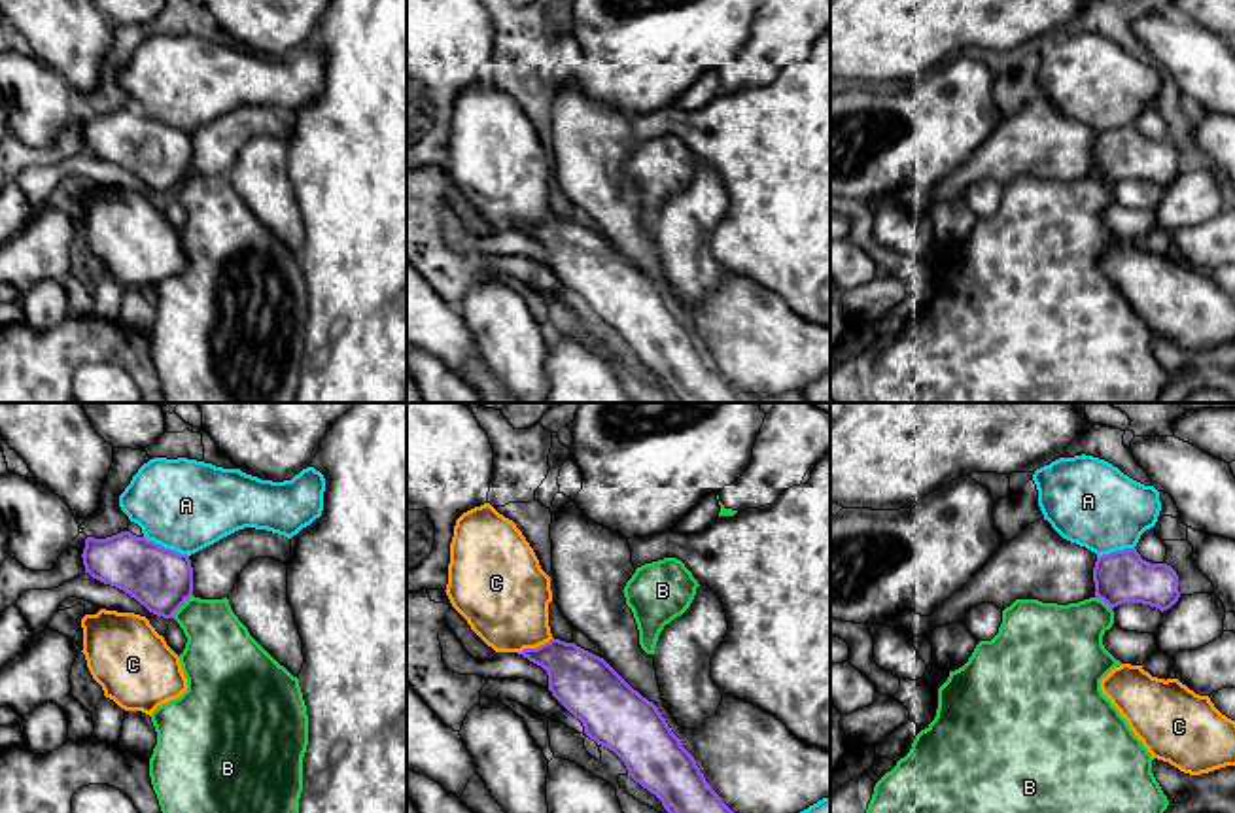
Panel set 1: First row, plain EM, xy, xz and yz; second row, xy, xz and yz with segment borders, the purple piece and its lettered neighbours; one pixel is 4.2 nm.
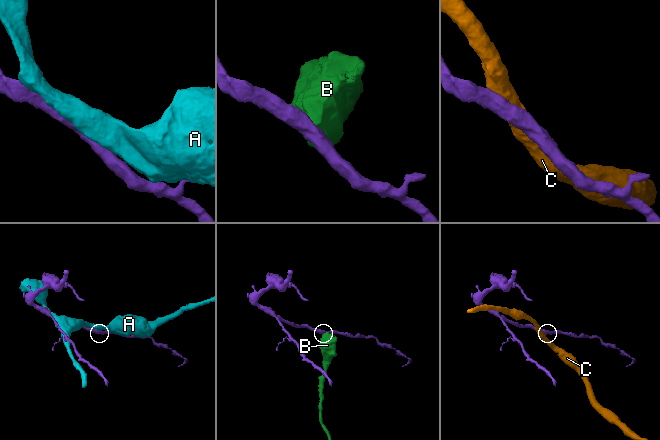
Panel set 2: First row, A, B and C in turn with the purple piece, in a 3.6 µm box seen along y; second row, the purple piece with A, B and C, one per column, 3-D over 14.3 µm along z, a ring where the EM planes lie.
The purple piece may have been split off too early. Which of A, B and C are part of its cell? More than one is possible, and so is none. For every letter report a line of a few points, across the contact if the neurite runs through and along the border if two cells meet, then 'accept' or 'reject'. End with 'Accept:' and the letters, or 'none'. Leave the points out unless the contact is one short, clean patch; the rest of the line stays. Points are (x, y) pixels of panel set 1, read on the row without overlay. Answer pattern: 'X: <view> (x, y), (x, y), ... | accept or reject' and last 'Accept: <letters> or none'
A: reject
B: xy (191, 171), (171, 193) | reject
C: reject
Accept: none

